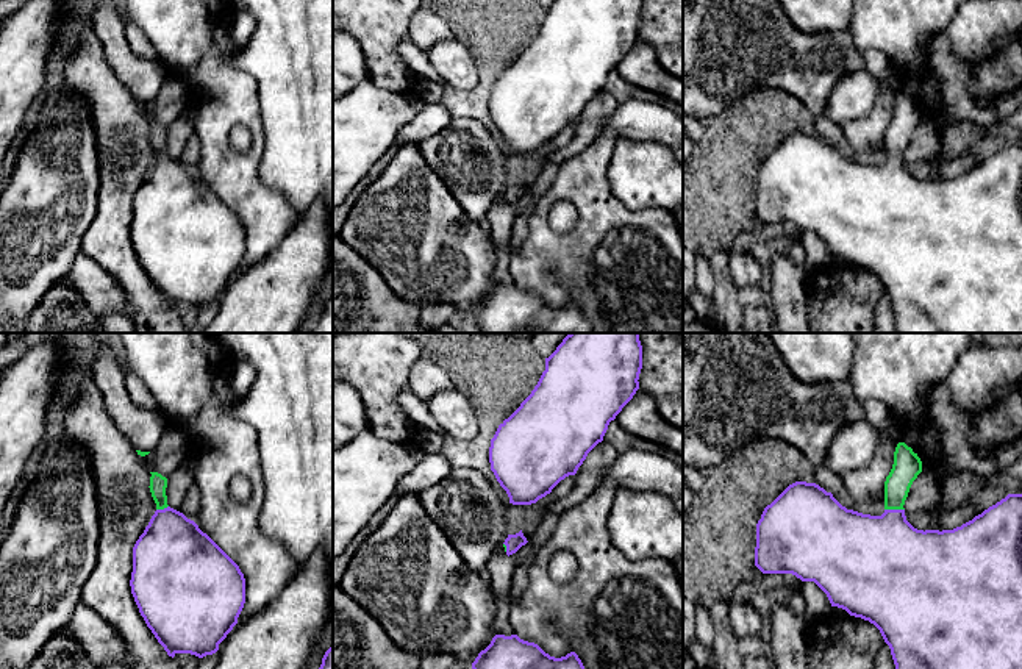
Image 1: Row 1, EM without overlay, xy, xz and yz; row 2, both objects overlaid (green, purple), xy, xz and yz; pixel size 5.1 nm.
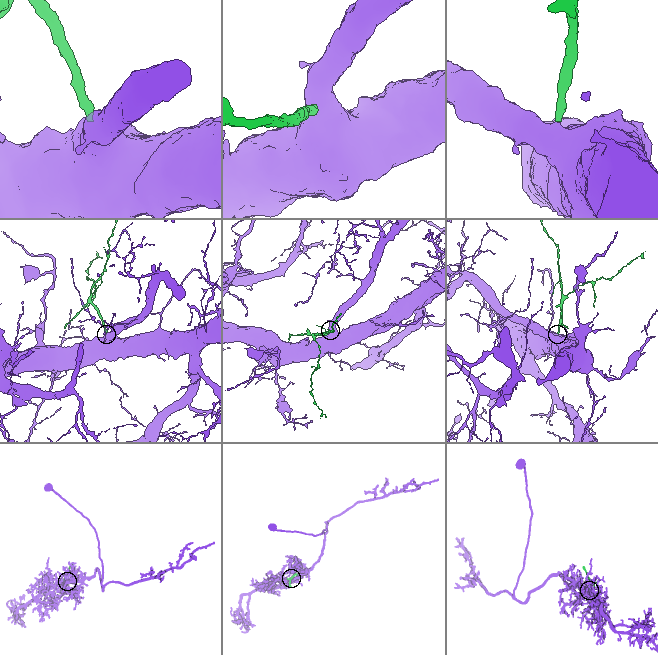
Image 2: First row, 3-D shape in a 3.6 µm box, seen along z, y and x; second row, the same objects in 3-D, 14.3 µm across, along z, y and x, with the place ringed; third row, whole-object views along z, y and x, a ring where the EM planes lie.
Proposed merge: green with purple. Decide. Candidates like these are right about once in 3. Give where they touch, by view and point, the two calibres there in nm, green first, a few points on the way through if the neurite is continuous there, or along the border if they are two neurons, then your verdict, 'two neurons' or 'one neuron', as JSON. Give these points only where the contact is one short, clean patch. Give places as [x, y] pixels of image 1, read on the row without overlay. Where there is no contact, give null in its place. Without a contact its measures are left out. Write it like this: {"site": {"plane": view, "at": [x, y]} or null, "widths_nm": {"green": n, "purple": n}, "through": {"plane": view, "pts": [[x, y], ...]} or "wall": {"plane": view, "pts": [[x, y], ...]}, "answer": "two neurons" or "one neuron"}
{"site": {"plane": "yz", "at": [894, 158]}, "widths_nm": {"green": 150, "purple": 420}, "answer": "one neuron"}

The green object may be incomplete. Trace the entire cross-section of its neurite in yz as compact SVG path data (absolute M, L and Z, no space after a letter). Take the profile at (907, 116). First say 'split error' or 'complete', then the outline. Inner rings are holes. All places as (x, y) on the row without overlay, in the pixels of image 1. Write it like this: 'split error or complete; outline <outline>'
split error; outline M905 92L894 102L894 114L884 131L884 163L863 164L842 156L831 142L816 133L795 131L789 134L756 174L755 216L763 224L792 224L802 231L814 231L828 247L831 256L845 259L850 266L874 274L891 299L899 333L1022 333L1022 144L1008 144L995 155L953 180L917 180L905 166L905 150L909 138L922 122L922 111Z

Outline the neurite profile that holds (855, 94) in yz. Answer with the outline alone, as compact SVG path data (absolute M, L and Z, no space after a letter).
M892 66L881 78L875 78L866 69L847 73L830 92L822 116L839 125L866 117L884 84L895 94L902 92L902 78Z

